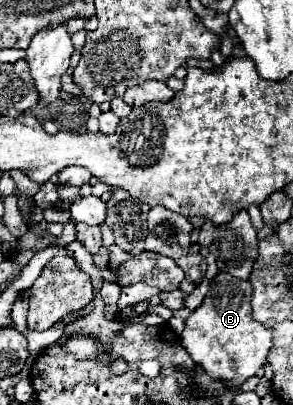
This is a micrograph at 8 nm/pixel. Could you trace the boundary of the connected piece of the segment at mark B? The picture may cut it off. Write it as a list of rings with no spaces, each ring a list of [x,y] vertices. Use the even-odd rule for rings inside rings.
[[[219,273],[211,281],[203,305],[187,319],[181,345],[209,377],[223,383],[243,383],[253,377],[257,369],[265,365],[273,337],[269,329],[263,329],[263,325],[251,317],[251,283],[235,281],[235,277],[227,273]]]

